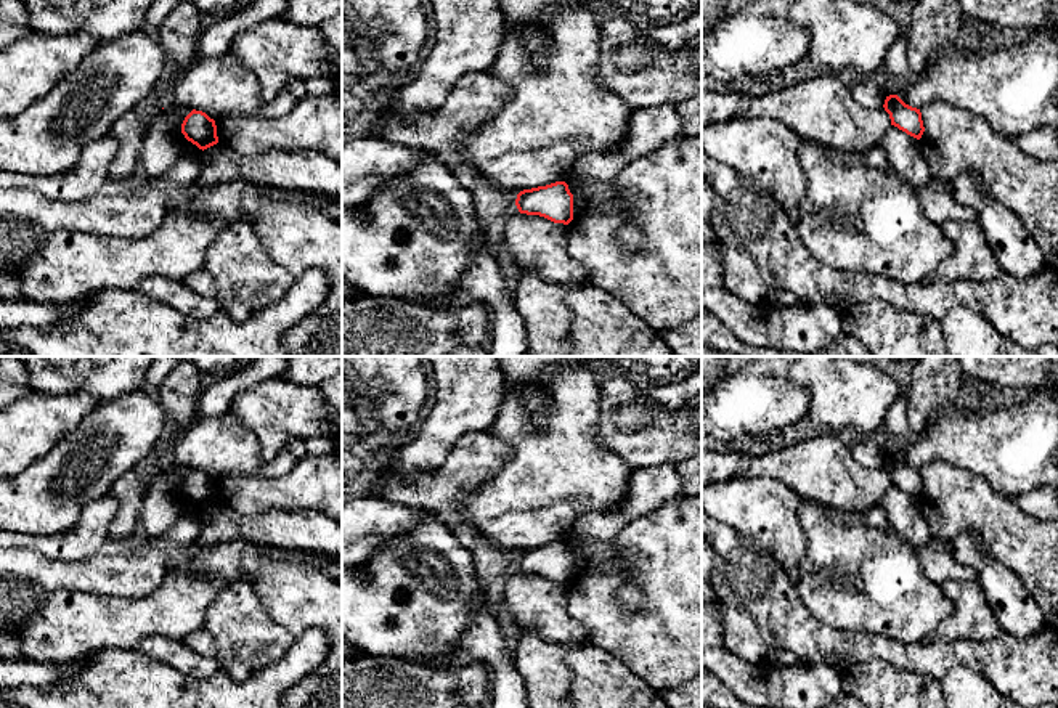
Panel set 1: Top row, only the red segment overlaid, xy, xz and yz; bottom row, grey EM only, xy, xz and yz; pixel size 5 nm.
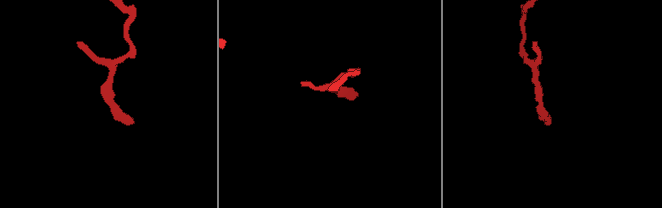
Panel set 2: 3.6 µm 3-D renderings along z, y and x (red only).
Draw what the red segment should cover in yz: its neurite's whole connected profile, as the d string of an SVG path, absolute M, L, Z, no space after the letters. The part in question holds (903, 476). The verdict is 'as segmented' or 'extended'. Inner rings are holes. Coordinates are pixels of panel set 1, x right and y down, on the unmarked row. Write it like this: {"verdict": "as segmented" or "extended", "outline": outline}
{"verdict": "as segmented", "outline": "M897 454L886 456L883 467L889 474L891 485L917 499L922 498L925 486L920 469L905 464Z"}

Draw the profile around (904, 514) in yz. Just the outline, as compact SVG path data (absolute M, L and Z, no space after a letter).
M891 485L881 499L889 527L910 546L922 549L931 541L920 499Z

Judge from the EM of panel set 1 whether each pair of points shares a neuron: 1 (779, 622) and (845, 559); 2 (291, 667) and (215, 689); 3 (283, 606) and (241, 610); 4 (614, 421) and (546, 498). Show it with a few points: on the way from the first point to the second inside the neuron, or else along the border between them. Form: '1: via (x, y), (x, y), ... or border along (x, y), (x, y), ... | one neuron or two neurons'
1: border along (793, 583), (803, 606), (829, 626) | two neurons
2: via (272, 683), (264, 691), (235, 691) | one neuron
3: border along (248, 580), (264, 610), (289, 633) | two neurons
4: border along (598, 400), (598, 435), (625, 463) | two neurons

